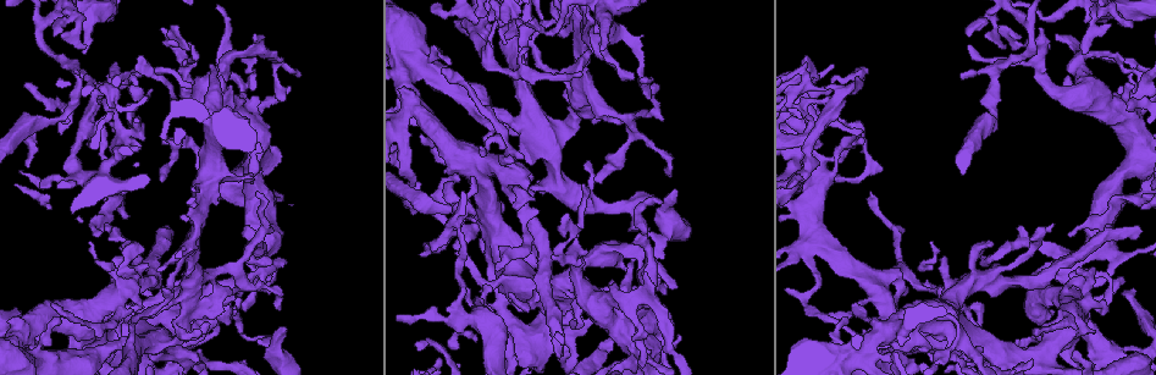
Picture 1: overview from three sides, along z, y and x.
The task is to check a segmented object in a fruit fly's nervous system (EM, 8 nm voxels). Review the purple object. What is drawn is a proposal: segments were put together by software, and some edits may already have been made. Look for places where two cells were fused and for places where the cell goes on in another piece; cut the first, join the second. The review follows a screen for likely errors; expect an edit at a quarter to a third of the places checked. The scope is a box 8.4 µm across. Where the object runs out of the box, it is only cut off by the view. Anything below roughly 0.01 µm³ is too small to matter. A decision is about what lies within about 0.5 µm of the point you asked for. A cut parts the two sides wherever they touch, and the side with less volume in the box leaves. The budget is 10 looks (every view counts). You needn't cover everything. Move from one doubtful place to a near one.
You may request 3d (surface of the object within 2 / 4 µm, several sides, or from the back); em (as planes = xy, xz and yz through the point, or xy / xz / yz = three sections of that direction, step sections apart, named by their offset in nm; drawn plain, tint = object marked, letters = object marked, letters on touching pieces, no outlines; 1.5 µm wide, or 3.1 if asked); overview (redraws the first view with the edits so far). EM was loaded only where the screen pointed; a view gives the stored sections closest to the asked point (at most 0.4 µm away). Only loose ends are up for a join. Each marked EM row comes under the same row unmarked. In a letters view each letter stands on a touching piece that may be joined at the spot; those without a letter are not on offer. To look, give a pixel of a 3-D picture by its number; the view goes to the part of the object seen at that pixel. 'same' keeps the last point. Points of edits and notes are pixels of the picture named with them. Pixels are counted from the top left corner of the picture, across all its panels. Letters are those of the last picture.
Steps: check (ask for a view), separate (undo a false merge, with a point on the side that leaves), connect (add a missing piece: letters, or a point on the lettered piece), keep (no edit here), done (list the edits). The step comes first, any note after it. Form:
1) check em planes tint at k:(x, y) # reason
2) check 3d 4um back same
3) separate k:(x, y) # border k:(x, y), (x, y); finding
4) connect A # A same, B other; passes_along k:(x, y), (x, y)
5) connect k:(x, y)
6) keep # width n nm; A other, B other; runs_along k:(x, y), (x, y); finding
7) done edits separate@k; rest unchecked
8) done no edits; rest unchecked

check em xz step 4 tint at 1:(435, 52)

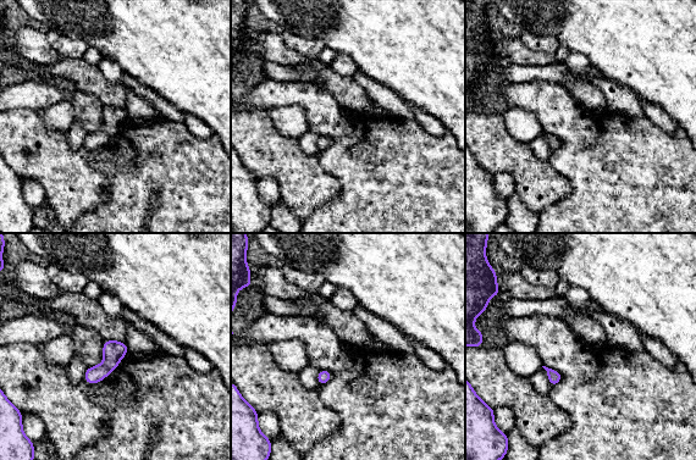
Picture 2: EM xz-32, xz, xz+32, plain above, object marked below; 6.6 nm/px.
check em planes letters same # cut it another way

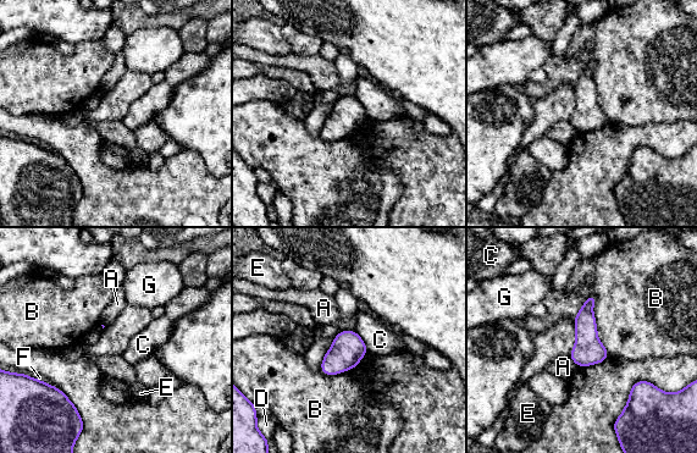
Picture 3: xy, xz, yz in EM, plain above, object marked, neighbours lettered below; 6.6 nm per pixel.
keep # A other, B other, C other, D other, E other, F other, G other; border 3:(590, 294), (596, 335), (609, 355); continuous, no second cell

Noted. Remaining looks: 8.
check em xz step 8 letters at 1:(90, 333) # four or more arms meet

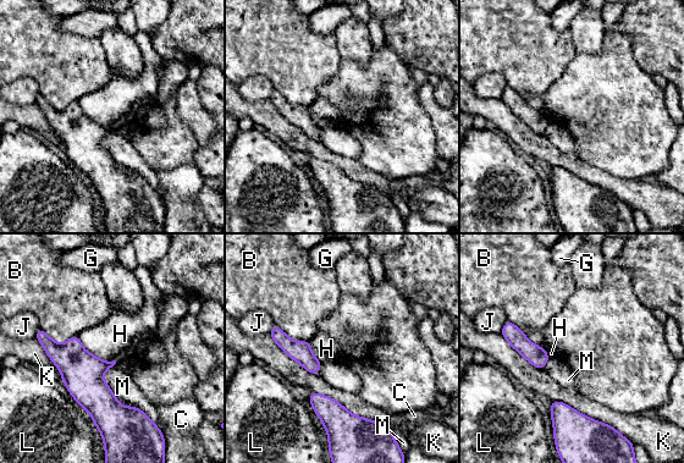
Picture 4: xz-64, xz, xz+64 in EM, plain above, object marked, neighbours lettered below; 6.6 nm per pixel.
keep # B other, C other, G other, H other, J other, K other, L other, M other; runs_along 4:(40, 335), (114, 408), (131, 409); continuous, no second cell

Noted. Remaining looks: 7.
check 3d 2um at 1:(962, 79) # branch stops here

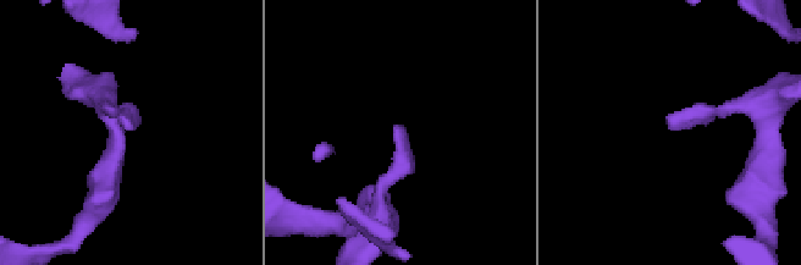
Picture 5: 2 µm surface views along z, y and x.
check em planes letters at 5:(127, 126) # now the EM

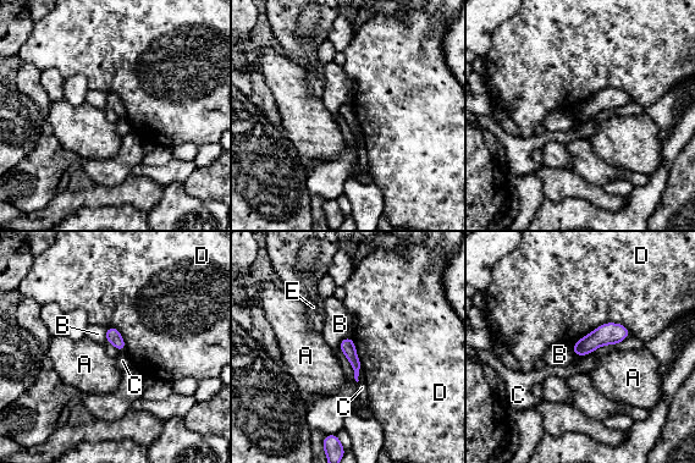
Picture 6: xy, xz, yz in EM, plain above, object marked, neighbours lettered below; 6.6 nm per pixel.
keep # longest_contact D 400 nm; A other, B other, C other, D other, E other; border 6:(630, 332), (605, 323), (572, 347); no lettered piece goes on from it

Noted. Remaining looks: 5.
check em yz step 8 tint at 1:(88, 19)

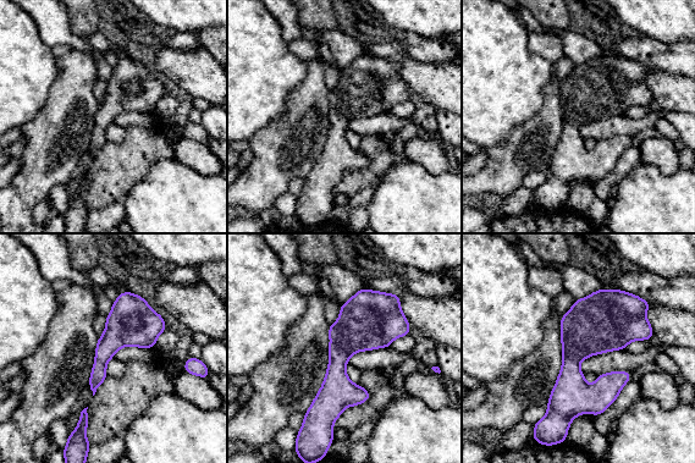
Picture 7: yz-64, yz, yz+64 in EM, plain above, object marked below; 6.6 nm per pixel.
check em planes tint same # cut it another way

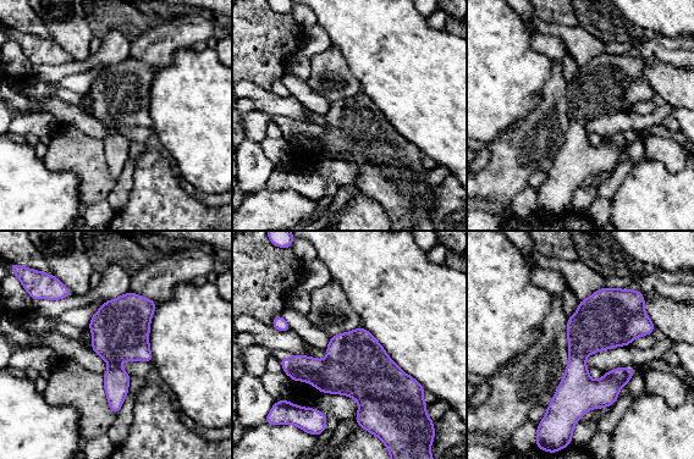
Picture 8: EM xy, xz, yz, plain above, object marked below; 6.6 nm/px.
check em planes letters same

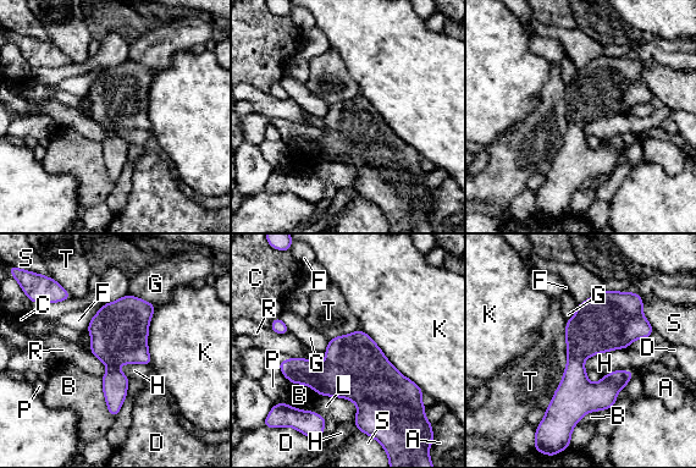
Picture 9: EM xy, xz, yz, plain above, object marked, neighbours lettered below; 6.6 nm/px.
keep # width 300 nm; A other, B other, C other, D other, F other, G other, H other, K other, L other, P other, R other, S other, T other; border 9:(628, 347), (591, 354), (583, 367); continuous, no second cell

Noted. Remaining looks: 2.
done no edits; rest unchecked

